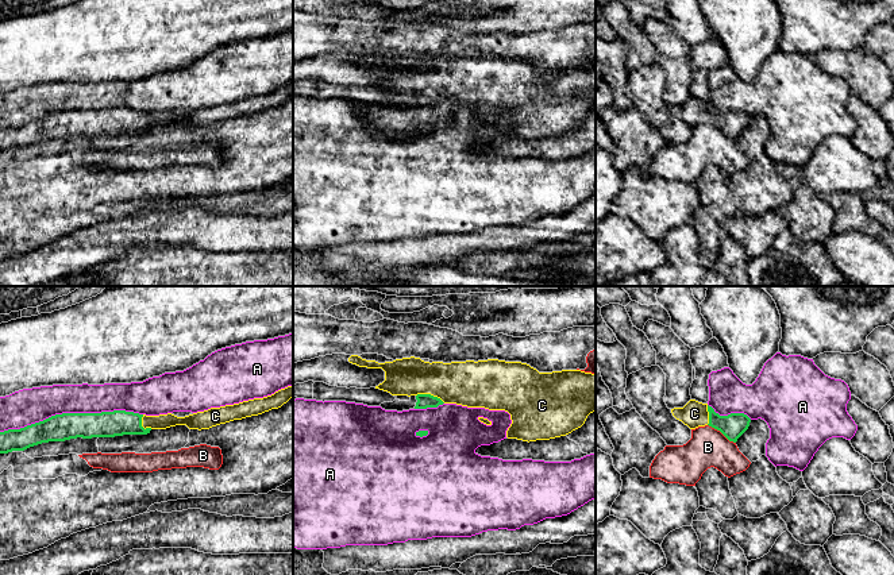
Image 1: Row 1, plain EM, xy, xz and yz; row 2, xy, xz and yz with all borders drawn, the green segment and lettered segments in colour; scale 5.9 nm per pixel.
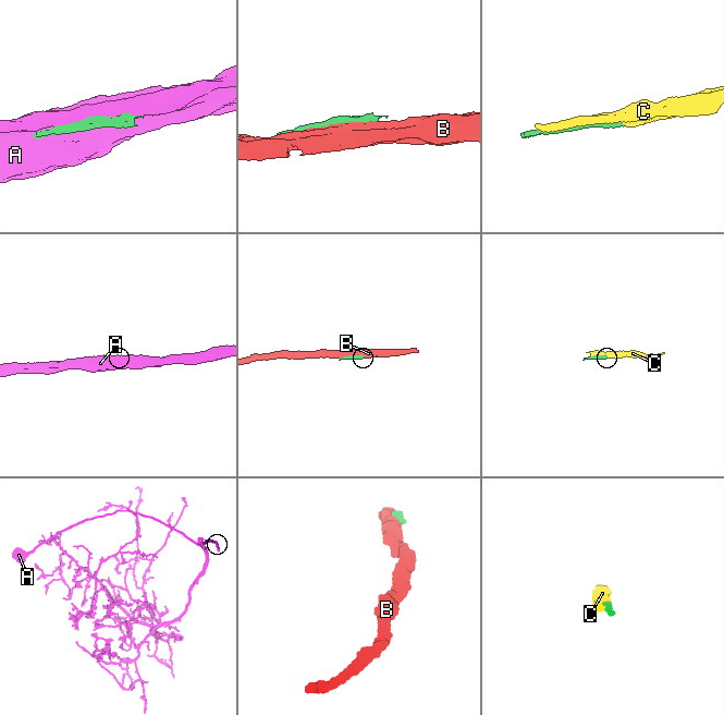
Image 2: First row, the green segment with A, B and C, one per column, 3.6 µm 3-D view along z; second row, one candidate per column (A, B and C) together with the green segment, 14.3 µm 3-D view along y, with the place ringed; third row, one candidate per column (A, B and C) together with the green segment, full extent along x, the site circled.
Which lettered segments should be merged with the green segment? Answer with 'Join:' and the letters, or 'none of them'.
Join: C

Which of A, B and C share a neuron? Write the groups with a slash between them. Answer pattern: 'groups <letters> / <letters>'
groups A / B / C

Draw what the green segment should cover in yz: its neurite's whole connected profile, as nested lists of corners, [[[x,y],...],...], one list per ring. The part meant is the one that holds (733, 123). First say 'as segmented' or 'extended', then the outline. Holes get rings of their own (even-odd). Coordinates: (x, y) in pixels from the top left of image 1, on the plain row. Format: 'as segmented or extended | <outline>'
extended | [[[690,97],[683,105],[671,107],[671,111],[690,127],[709,123],[733,140],[748,127],[751,120],[751,116],[744,111],[720,113],[712,104],[695,97]]]

